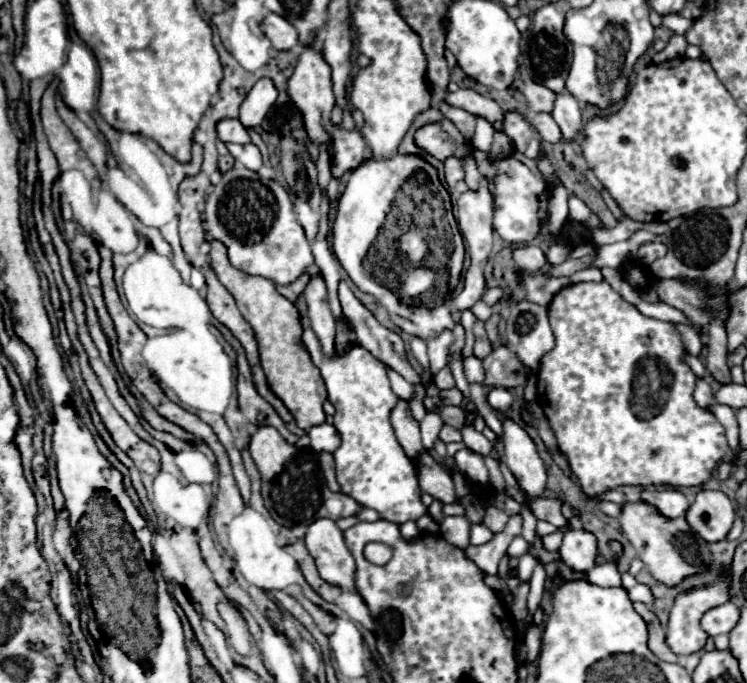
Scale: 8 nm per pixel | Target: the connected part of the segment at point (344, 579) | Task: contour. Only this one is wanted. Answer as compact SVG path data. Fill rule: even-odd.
M316 519L308 525L306 547L316 561L320 577L336 587L356 591L354 557L344 543L342 529L332 519Z

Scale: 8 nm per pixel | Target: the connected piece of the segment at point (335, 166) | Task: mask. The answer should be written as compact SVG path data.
M306 47L300 55L300 61L294 69L294 75L288 81L288 97L302 117L302 125L304 125L308 139L312 143L318 143L320 147L328 149L330 159L332 159L332 177L342 179L342 175L346 171L350 171L362 163L362 155L364 155L364 147L366 147L362 135L356 129L346 131L342 125L332 125L332 121L330 121L330 113L332 113L334 103L336 103L334 93L332 93L330 65L312 47Z

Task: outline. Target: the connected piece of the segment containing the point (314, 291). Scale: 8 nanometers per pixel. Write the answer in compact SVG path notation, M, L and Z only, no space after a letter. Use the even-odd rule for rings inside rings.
M310 275L310 281L304 289L308 303L308 317L314 333L322 343L322 351L328 357L334 357L334 327L336 319L328 307L328 291L322 275Z

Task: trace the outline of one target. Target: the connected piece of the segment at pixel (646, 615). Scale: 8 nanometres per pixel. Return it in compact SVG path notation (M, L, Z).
M634 603L636 613L640 613L640 617L646 621L648 625L648 649L652 649L652 653L662 659L662 661L676 661L676 655L670 651L670 647L664 641L664 629L660 627L658 617L642 603Z

